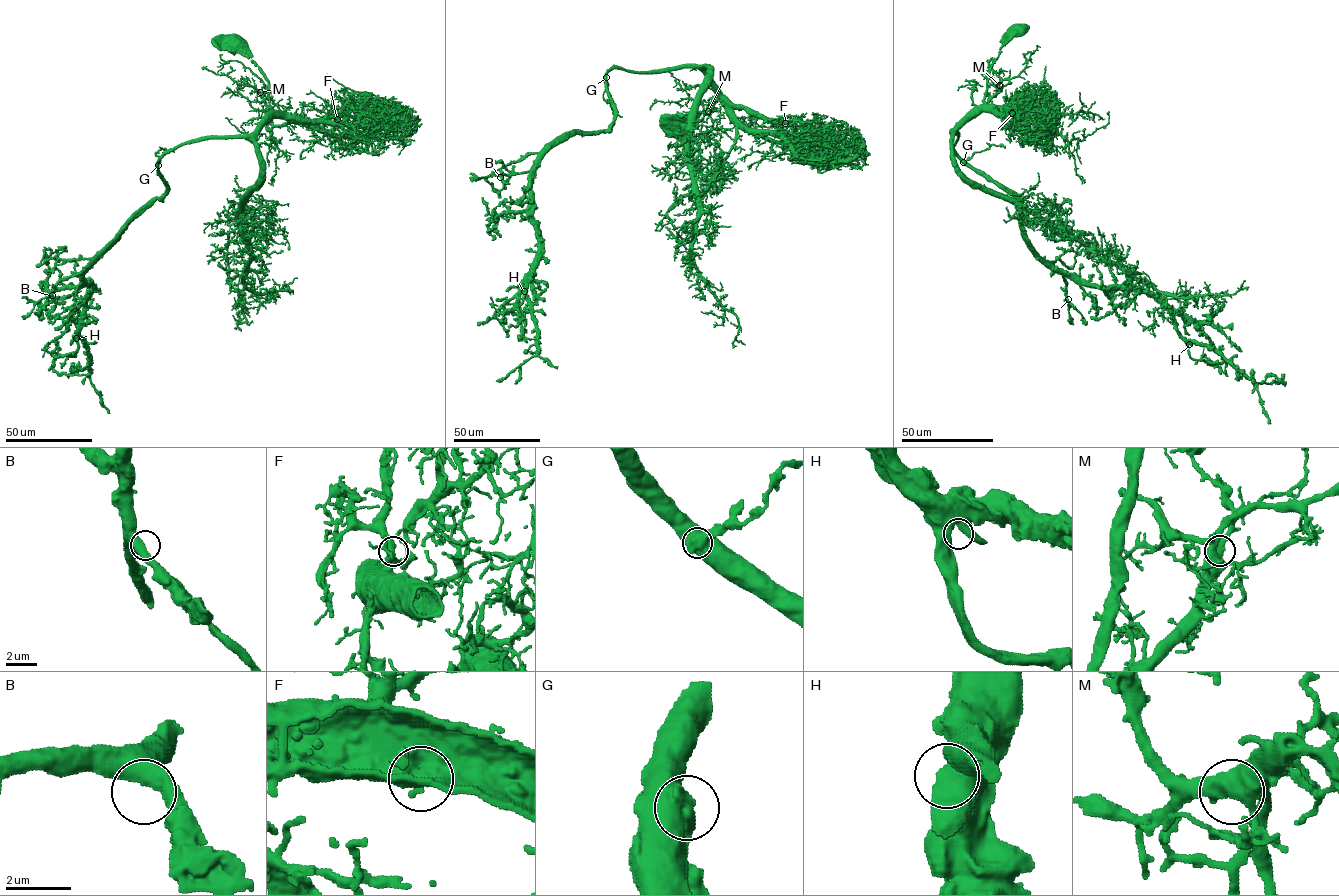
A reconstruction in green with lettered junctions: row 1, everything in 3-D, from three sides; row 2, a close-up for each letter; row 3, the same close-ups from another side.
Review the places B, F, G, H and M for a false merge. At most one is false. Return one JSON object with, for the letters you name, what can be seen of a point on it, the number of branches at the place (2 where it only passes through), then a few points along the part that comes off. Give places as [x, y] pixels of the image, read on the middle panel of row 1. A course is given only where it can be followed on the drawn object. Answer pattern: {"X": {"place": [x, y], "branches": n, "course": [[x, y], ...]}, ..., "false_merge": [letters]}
{"G": {"place": [606, 77], "branches": 2, "course": [[606, 77], [608, 86], [603, 98], [614, 113], [622, 117]]}, "false_merge": ["G"]}

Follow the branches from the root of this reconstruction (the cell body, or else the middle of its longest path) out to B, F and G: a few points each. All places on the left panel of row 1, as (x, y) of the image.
B: (237, 40), (267, 81), (271, 110), (250, 136), (190, 140), (169, 150), (158, 160), (166, 192), (52, 295)
F: (237, 40), (267, 81), (269, 102), (274, 109), (312, 121), (337, 119)
G: (237, 40), (267, 81), (271, 110), (250, 136), (190, 140), (170, 149), (158, 165)

